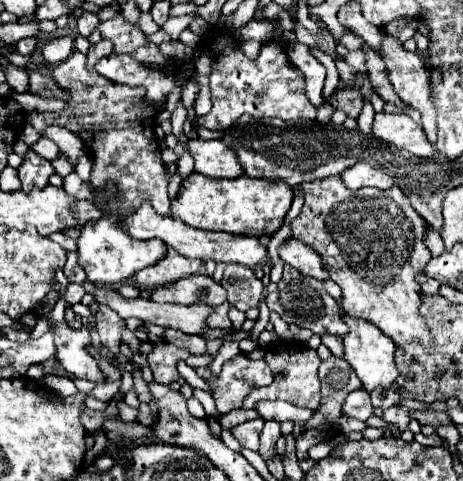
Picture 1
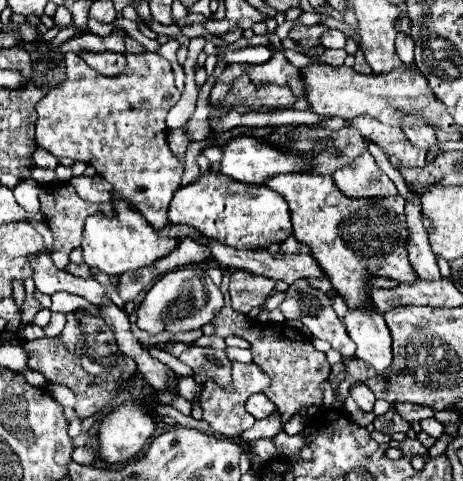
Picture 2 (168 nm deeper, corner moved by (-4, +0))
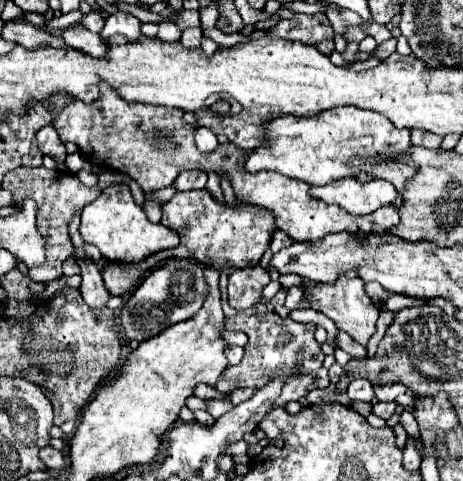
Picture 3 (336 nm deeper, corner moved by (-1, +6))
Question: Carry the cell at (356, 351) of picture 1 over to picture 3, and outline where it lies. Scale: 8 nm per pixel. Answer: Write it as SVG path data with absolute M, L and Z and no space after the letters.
M341 274L335 284L317 284L315 292L313 292L313 286L305 286L305 298L309 298L311 308L331 318L337 324L337 328L347 332L351 338L355 338L355 342L361 342L363 346L367 346L367 340L375 334L379 308L365 294L361 278L351 276L351 274Z

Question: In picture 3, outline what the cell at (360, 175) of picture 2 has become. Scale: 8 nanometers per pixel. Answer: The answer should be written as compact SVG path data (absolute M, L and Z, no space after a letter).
M339 178L325 186L311 186L309 194L327 204L337 204L351 214L369 214L397 200L397 190L387 180L357 182L355 178Z

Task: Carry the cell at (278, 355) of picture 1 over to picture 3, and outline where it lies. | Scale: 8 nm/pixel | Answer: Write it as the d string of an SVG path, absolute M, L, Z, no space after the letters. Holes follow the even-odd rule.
M225 304L225 318L227 318L227 328L229 330L237 330L237 332L245 332L249 336L249 344L245 346L245 356L241 360L241 364L229 366L225 370L225 374L219 378L217 382L217 390L223 394L231 394L235 388L261 388L265 386L265 382L273 380L277 374L281 374L281 370L293 370L293 362L297 358L297 350L305 350L305 358L301 362L301 370L297 372L311 372L317 370L323 364L325 354L321 352L321 346L315 340L315 324L301 324L301 322L293 322L291 318L281 318L275 312L269 312L263 304L255 304L247 310L233 310L227 308ZM241 320L257 320L255 326L247 326L241 324Z

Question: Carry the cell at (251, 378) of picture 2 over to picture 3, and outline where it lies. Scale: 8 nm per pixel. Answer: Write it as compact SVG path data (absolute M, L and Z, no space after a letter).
M207 400L207 412L217 420L221 418L229 408L233 408L233 404L227 400Z

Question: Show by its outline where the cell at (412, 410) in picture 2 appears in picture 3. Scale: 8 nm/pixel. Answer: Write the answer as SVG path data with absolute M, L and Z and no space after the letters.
M385 384L385 386L375 386L375 396L381 400L381 402L393 402L399 394L407 392L405 386L401 384Z

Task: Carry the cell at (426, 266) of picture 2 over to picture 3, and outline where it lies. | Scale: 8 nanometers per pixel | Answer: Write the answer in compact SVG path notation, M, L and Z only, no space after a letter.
M339 106L315 116L301 116L301 118L281 116L271 120L265 128L271 146L257 148L245 160L245 168L251 170L253 174L261 170L273 170L291 178L301 178L303 182L313 186L323 186L337 178L352 177L351 160L355 156L365 156L366 163L362 165L367 171L377 178L388 180L399 192L401 184L416 171L409 164L409 160L399 162L395 157L397 154L405 154L405 150L411 146L409 130L399 130L385 116L361 110L357 106Z

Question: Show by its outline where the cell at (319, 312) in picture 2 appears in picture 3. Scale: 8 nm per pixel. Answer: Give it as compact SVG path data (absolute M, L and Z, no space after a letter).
M339 332L339 336L337 336L335 342L337 342L337 346L339 346L341 350L345 350L351 358L357 358L357 360L367 358L367 348L365 348L365 346L359 346L353 338L349 338L349 334Z

